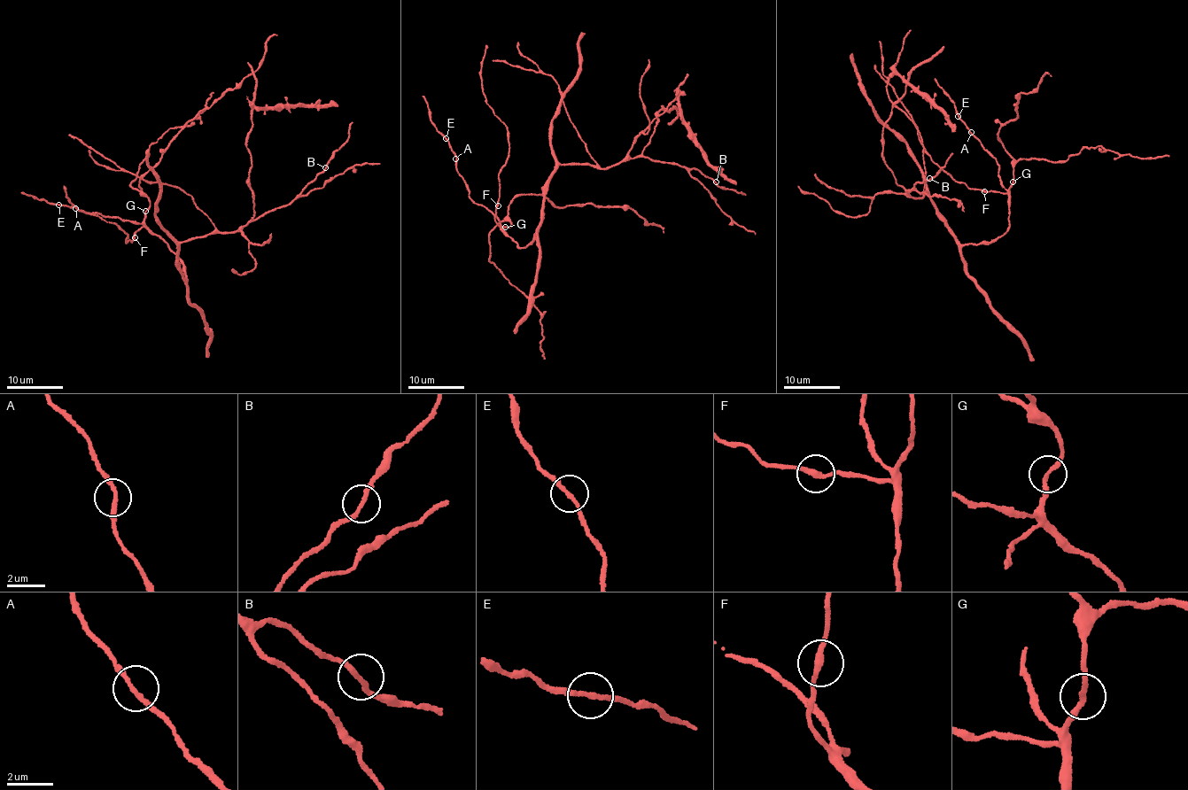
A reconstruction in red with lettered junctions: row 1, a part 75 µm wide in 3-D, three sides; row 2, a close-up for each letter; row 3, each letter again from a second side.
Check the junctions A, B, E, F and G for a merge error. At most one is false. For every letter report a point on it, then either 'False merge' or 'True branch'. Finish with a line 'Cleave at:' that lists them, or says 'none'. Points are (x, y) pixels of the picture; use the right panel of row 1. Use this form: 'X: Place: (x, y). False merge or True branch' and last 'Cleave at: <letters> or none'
A: Place: (971, 132). True branch
B: Place: (929, 178). True branch
E: Place: (958, 116). True branch
F: Place: (984, 191). True branch
G: Place: (1013, 182). True branch
Cleave at: none

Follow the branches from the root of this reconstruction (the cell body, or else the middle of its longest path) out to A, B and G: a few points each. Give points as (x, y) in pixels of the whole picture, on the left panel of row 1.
A: (182, 271), (186, 278), (185, 268), (175, 253), (149, 228), (135, 220), (91, 214), (75, 208)
B: (182, 271), (177, 251), (182, 242), (217, 232), (237, 231), (266, 213), (284, 207), (325, 167)
G: (182, 271), (186, 278), (185, 268), (175, 253), (145, 225), (145, 212)

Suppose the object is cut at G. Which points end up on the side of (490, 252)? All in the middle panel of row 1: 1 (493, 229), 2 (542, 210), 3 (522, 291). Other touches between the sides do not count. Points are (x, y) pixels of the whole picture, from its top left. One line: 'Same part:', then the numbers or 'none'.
Same part: 1, 3

